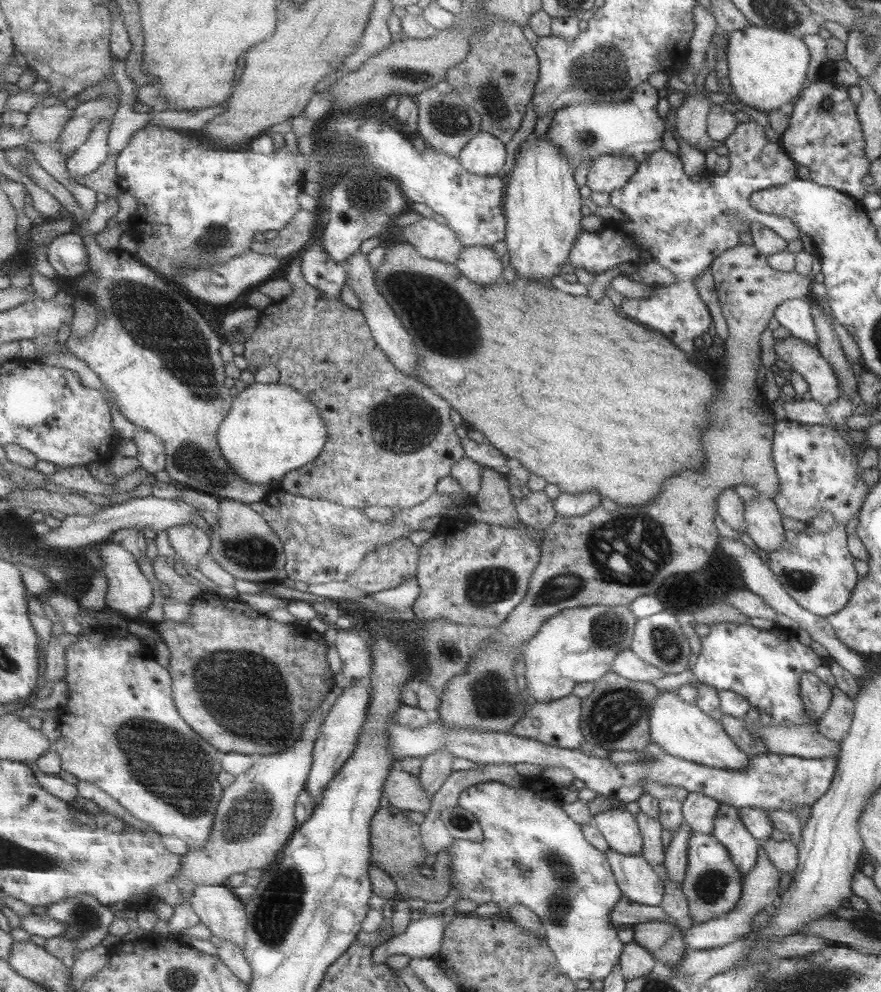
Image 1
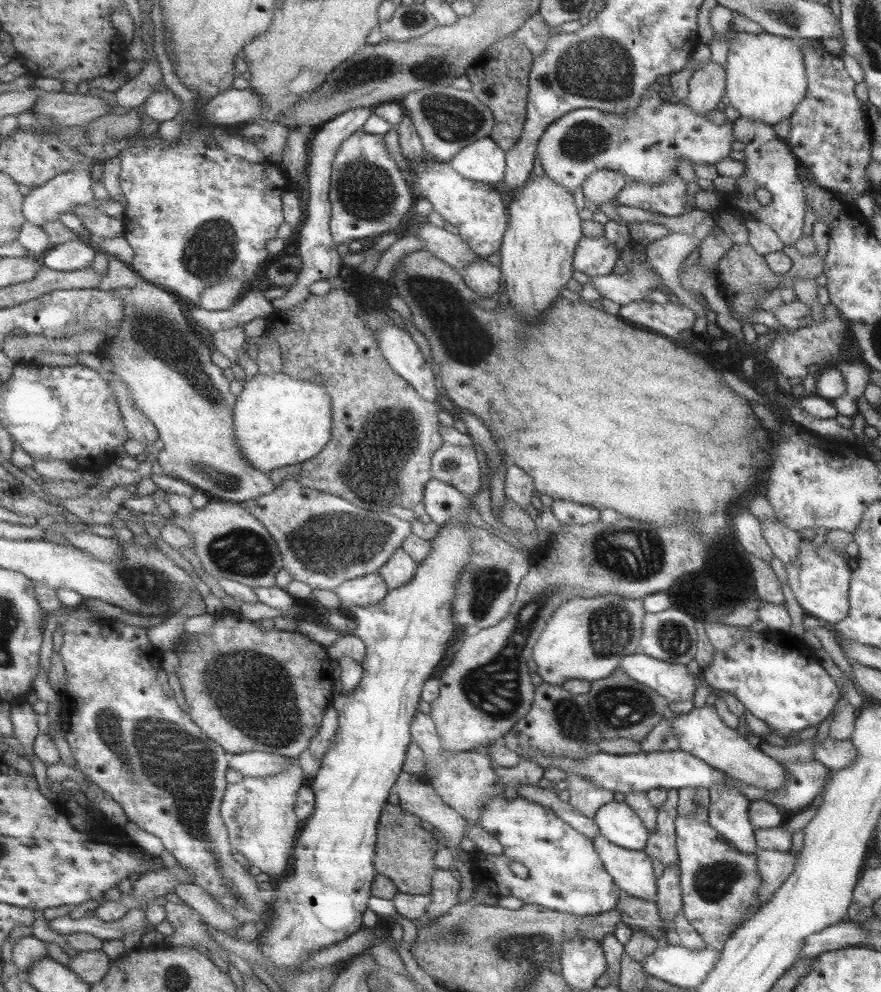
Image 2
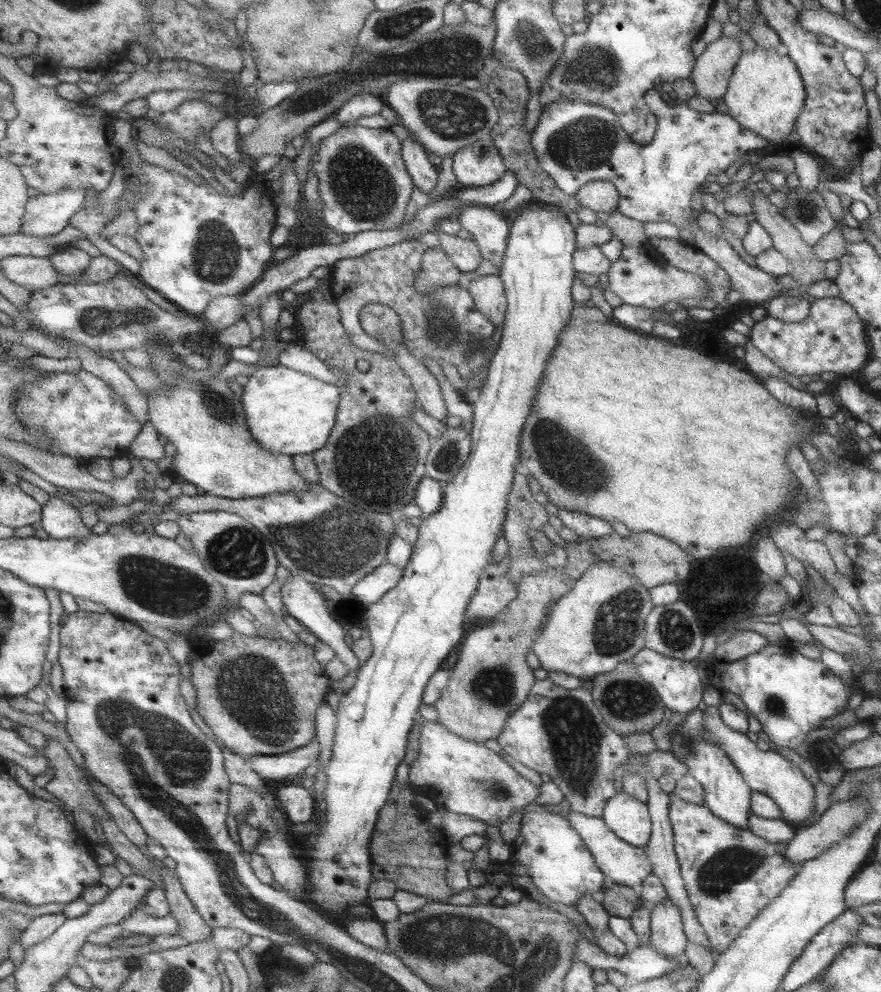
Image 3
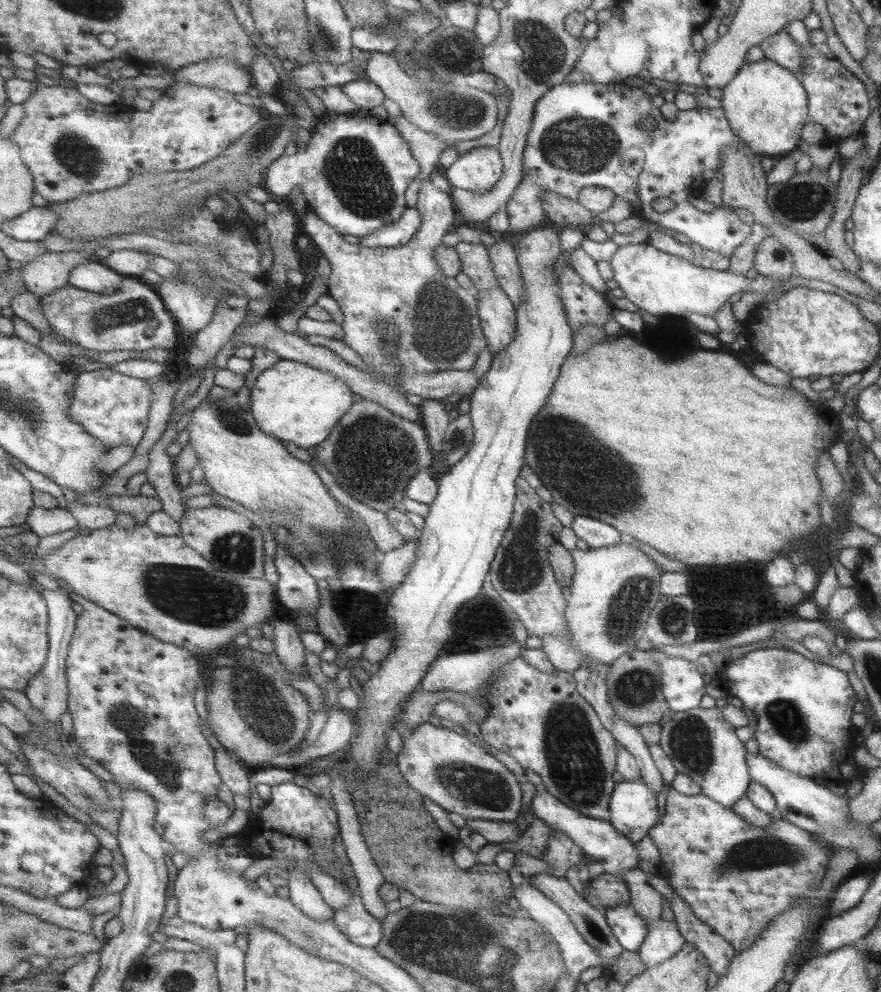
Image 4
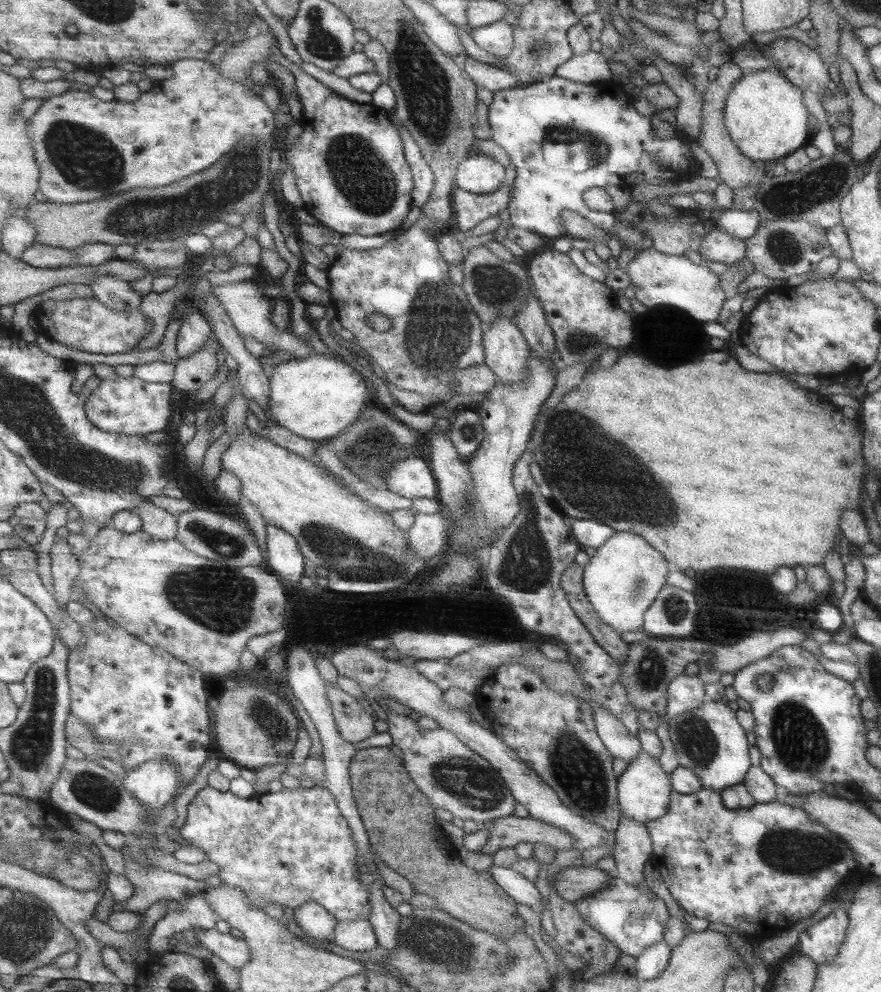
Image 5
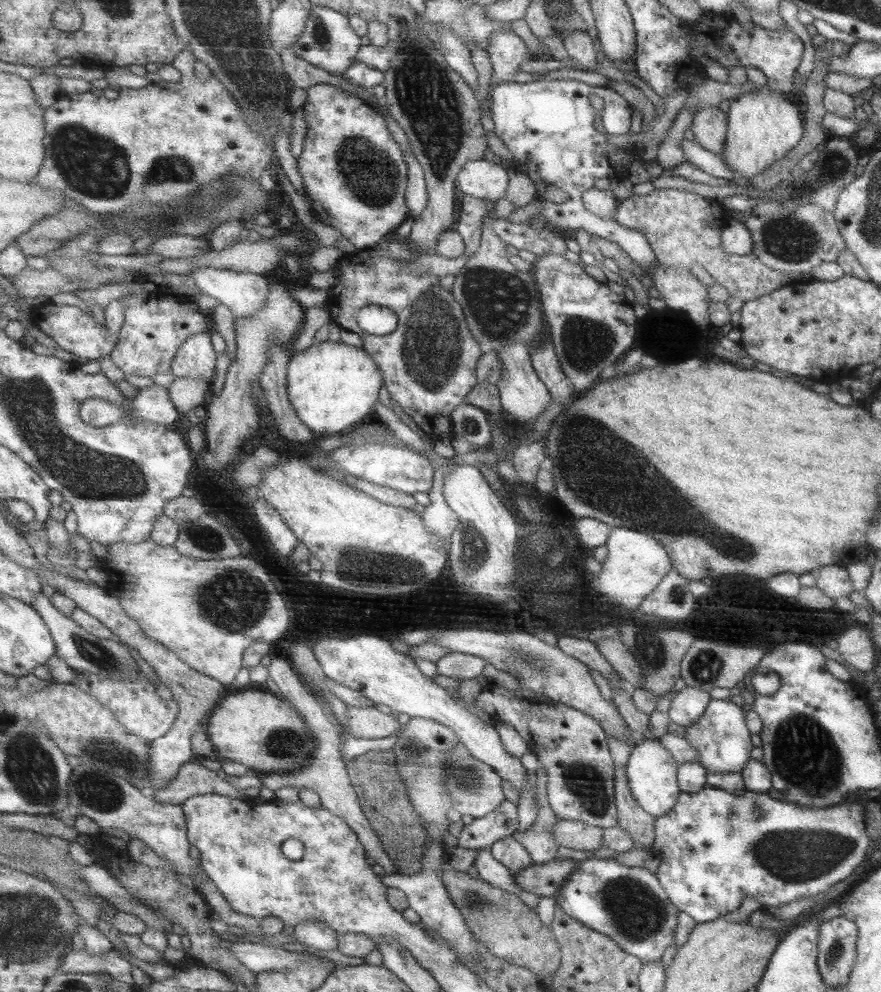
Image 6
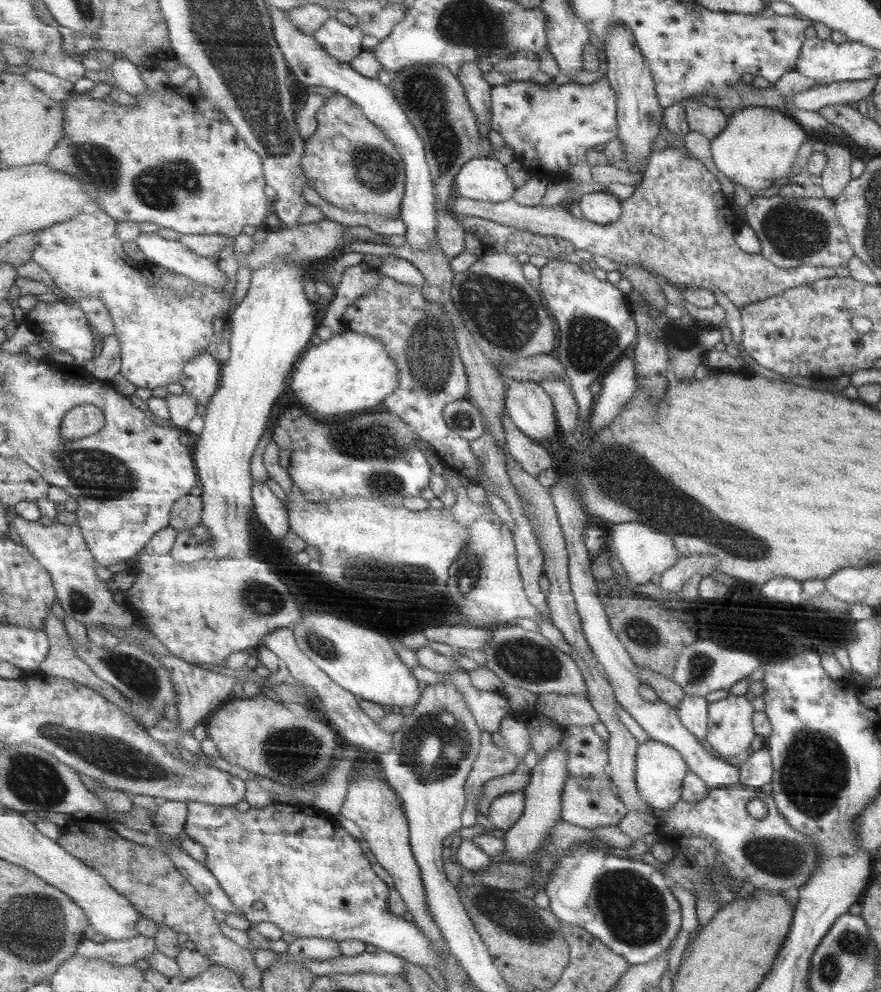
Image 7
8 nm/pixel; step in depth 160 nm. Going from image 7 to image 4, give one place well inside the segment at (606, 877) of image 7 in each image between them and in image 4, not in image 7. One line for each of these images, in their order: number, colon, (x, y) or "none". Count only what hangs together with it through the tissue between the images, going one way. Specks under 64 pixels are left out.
4: (629, 931)
5: (632, 918)
6: (627, 904)

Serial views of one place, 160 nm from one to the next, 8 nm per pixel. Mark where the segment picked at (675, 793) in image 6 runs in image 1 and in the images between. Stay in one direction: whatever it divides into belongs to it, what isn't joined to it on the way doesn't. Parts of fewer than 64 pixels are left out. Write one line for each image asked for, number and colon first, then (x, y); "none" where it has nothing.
1: (619, 828)
2: (616, 821)
3: (627, 817)
4: (632, 805)
5: (643, 789)

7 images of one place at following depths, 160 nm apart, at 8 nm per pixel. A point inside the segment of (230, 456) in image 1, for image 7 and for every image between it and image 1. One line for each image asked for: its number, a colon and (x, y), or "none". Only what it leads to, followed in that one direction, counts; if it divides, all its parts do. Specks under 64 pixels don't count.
2: (280, 420)
3: (290, 412)
4: (294, 402)
5: (318, 397)
6: (334, 386)
7: (350, 372)

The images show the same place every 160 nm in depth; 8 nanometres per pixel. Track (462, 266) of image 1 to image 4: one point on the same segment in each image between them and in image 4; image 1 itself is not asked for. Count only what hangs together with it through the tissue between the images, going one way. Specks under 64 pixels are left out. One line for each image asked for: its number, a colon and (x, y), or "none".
2: (484, 279)
3: (488, 293)
4: (499, 321)

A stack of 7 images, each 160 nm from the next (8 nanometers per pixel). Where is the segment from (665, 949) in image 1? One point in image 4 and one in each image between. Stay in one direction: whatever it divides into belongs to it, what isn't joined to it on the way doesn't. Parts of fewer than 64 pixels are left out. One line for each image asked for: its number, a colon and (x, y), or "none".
2: (641, 915)
3: (619, 900)
4: (604, 890)

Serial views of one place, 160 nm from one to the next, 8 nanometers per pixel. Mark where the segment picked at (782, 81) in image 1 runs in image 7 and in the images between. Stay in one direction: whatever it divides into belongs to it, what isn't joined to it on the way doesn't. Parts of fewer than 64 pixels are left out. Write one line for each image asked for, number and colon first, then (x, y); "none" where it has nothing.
2: (765, 79)
3: (765, 93)
4: (765, 106)
5: (764, 115)
6: (762, 127)
7: (758, 145)

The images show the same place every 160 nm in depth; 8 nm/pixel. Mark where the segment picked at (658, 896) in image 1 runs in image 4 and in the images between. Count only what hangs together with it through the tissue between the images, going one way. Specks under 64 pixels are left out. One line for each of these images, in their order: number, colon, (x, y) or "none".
2: (630, 870)
3: (621, 863)
4: (597, 838)

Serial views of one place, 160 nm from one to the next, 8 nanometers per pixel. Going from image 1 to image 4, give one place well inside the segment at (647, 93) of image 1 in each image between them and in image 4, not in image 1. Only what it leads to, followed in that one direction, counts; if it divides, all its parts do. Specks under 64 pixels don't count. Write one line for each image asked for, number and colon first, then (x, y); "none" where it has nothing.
2: (644, 145)
3: (575, 142)
4: (578, 131)

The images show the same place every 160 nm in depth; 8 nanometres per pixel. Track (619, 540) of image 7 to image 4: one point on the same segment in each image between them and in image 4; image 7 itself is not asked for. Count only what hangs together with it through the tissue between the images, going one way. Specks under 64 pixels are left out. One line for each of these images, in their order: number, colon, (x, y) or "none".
4: (613, 588)
5: (621, 580)
6: (636, 562)

